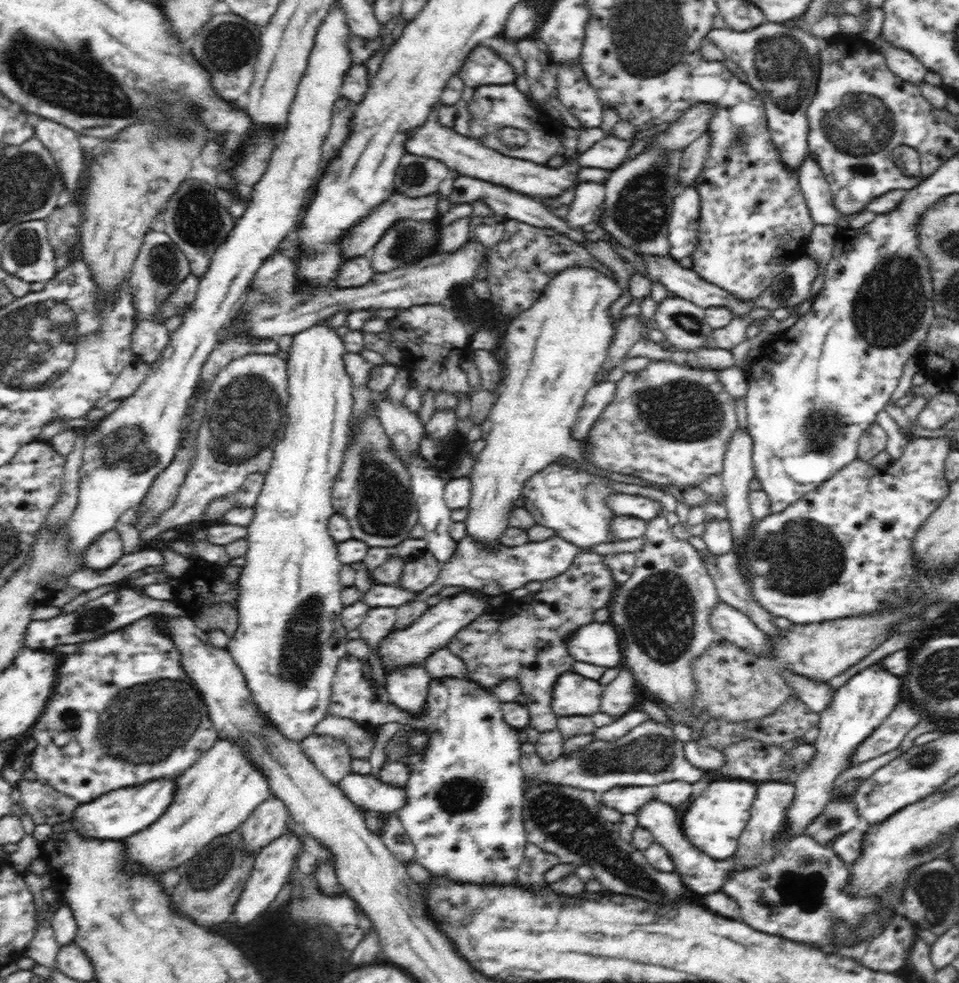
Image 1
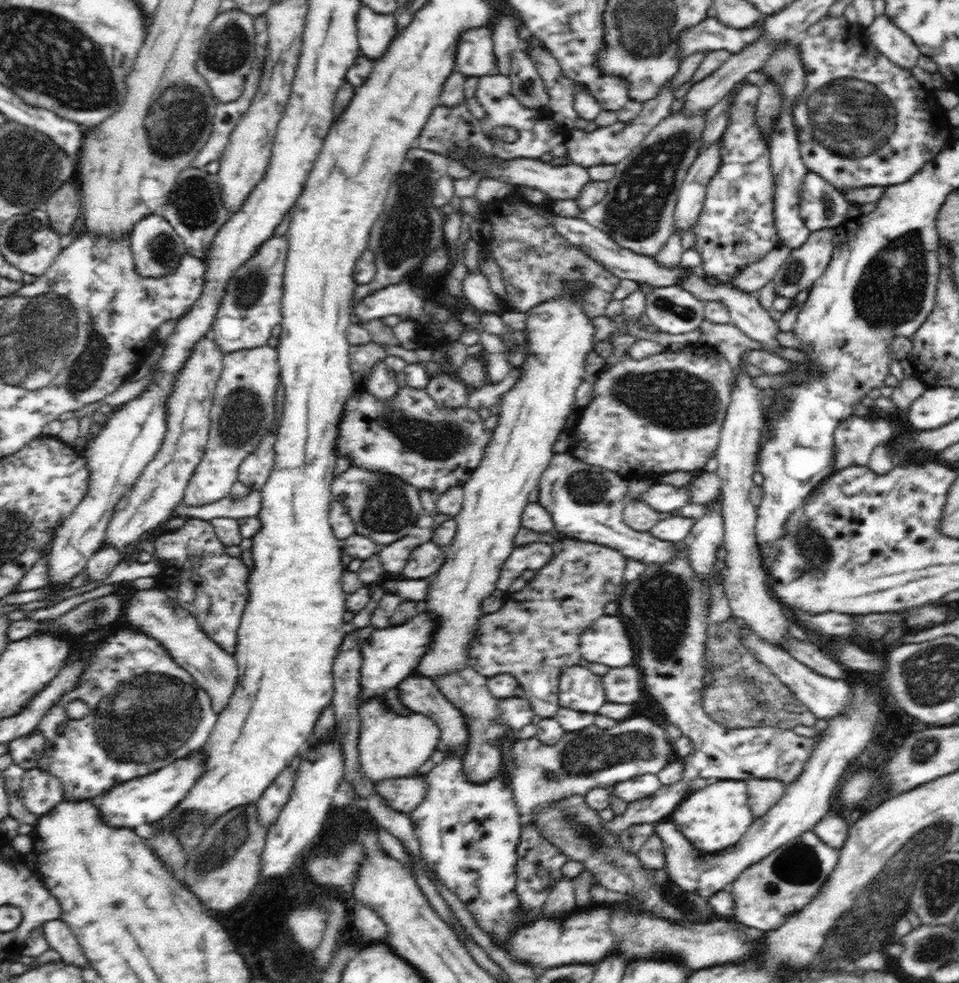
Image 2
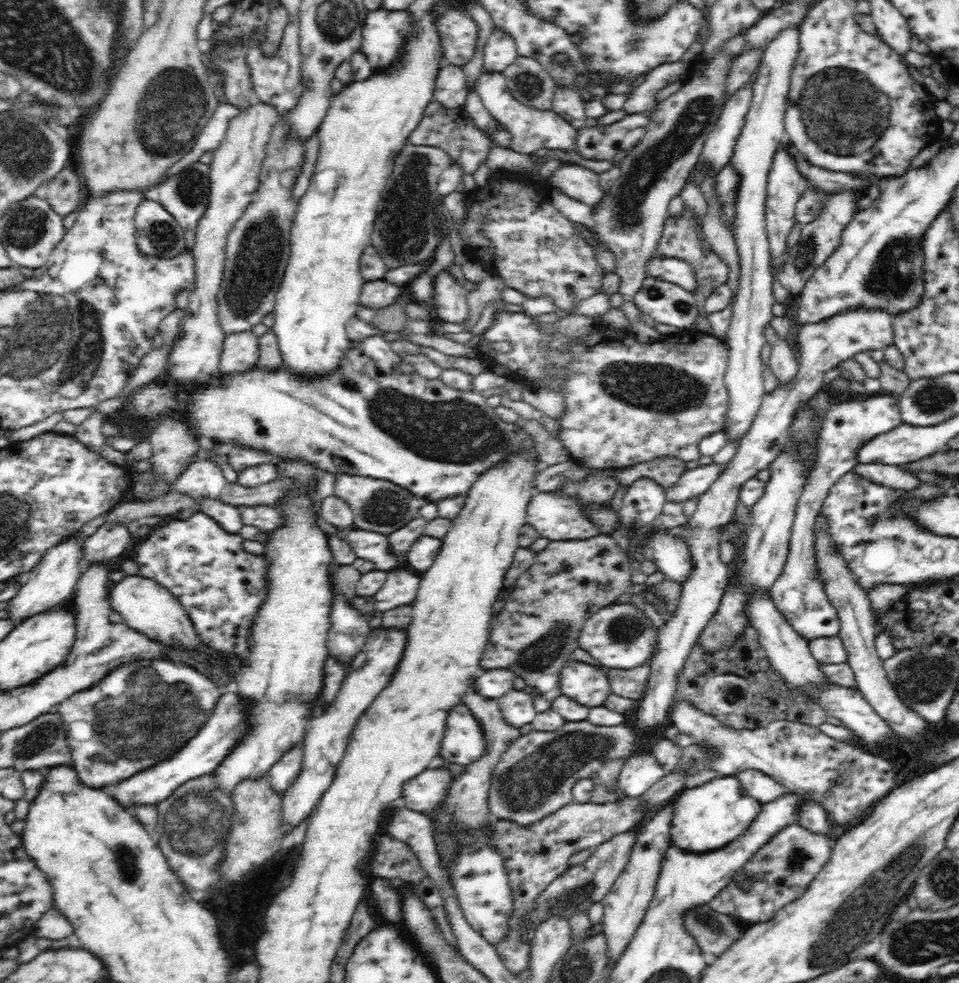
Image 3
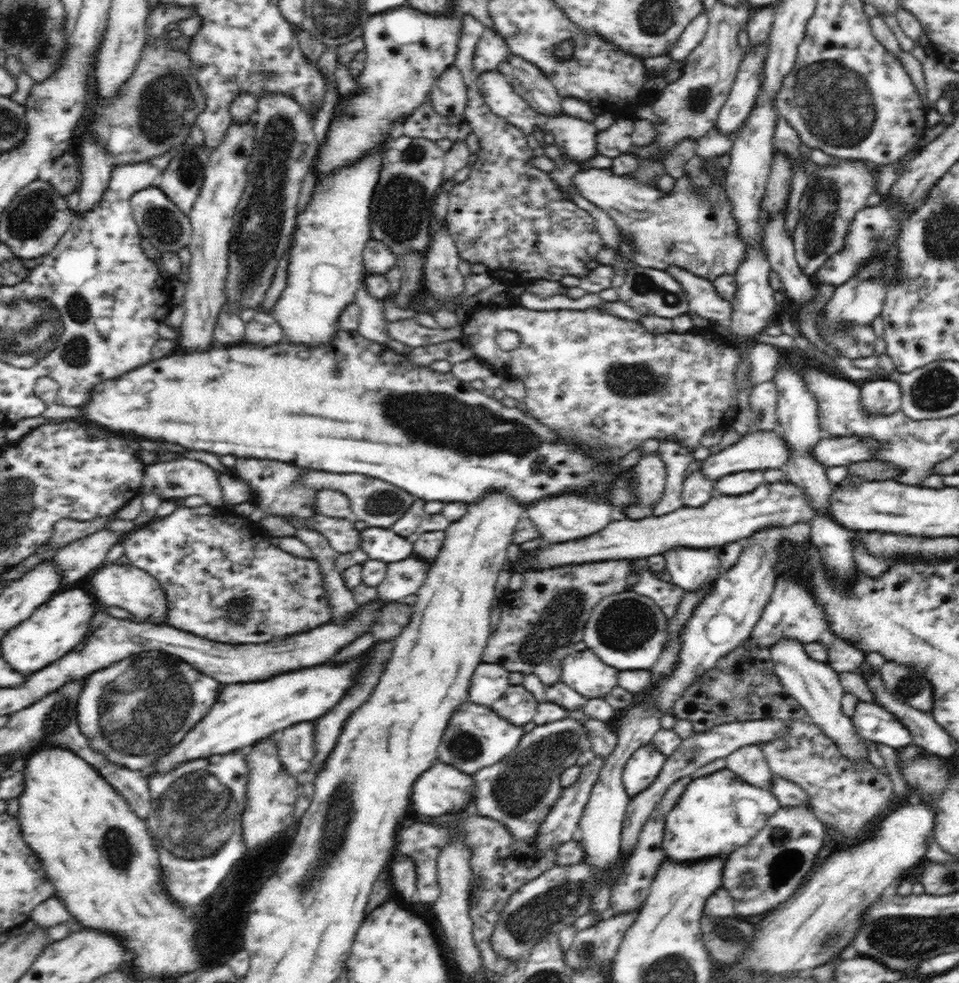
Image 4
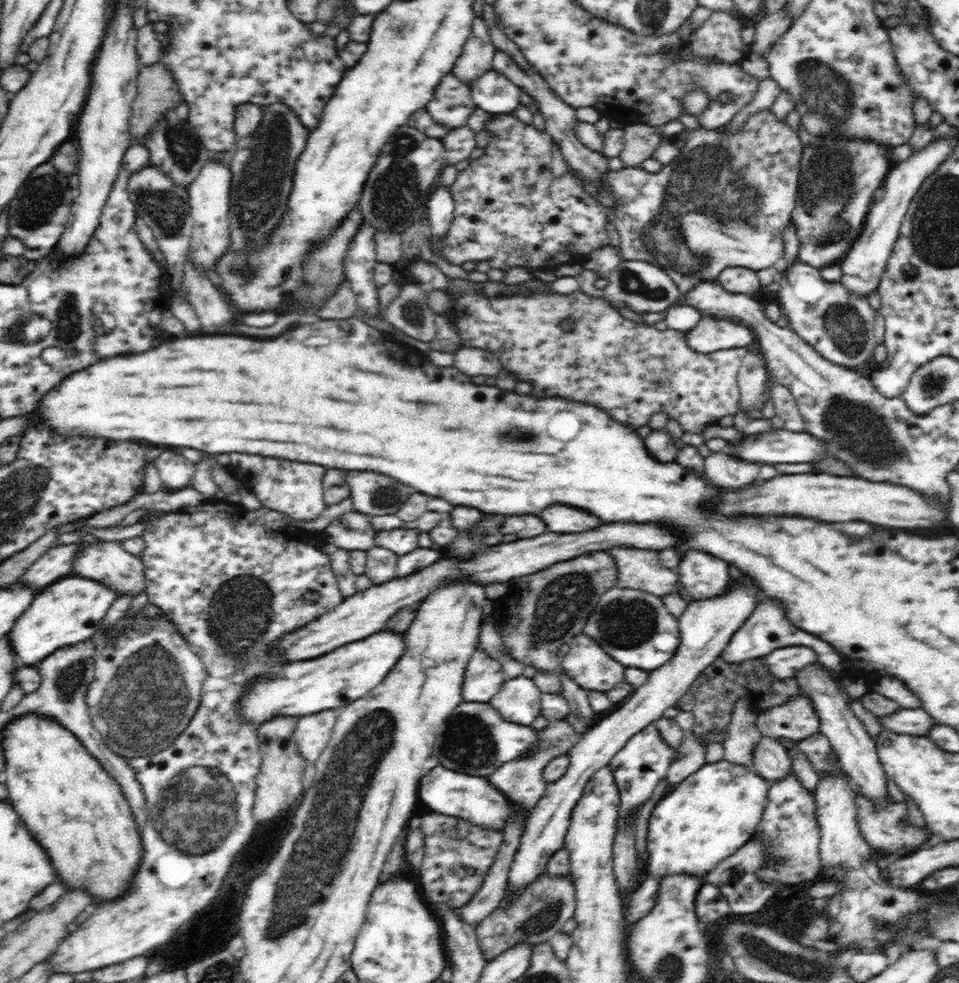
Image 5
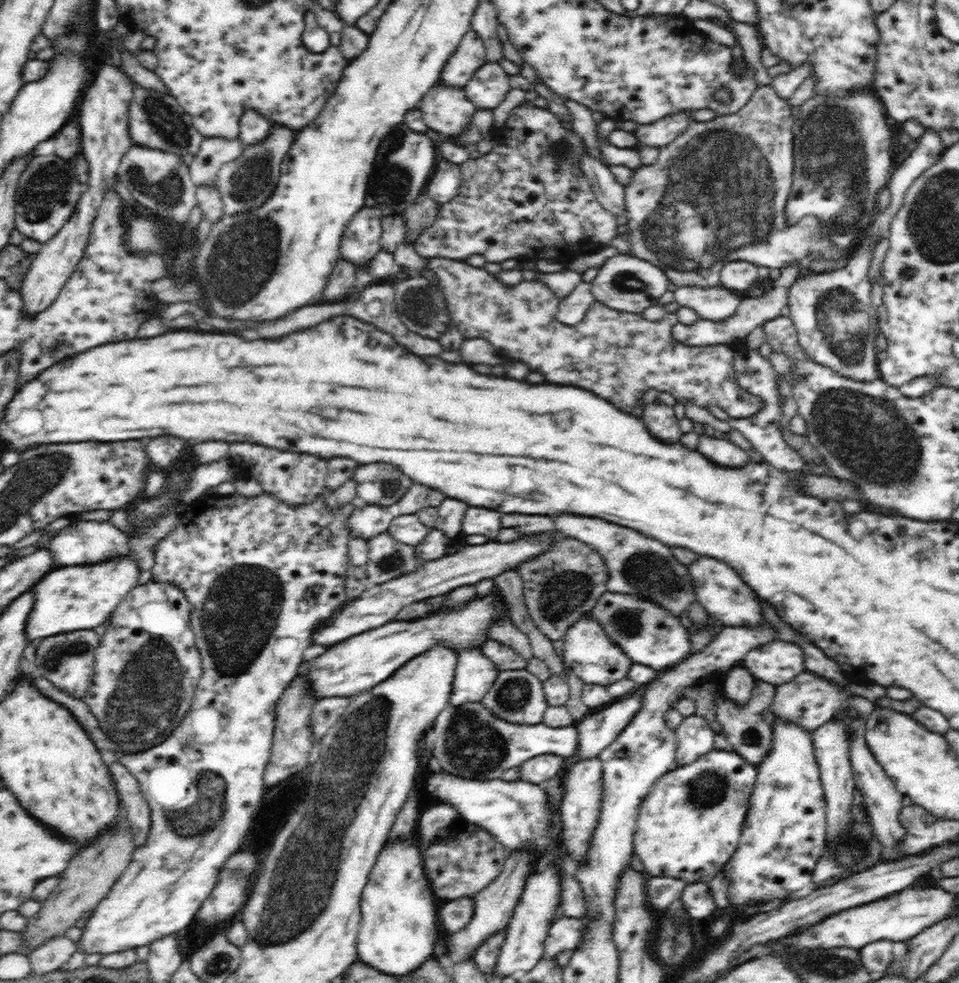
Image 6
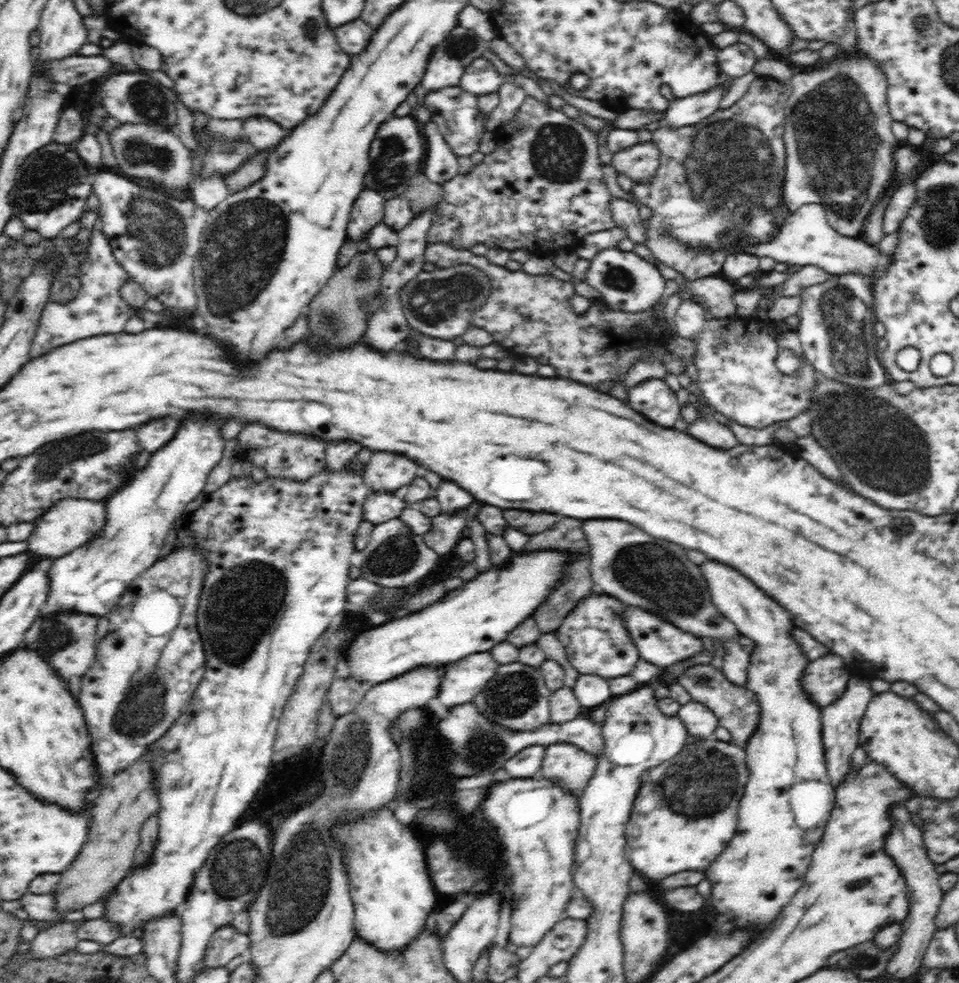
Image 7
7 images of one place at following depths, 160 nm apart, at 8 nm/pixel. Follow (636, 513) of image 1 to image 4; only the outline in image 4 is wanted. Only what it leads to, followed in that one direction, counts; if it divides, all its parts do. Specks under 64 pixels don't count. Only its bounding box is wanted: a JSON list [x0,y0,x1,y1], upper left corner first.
[701,430,790,480]

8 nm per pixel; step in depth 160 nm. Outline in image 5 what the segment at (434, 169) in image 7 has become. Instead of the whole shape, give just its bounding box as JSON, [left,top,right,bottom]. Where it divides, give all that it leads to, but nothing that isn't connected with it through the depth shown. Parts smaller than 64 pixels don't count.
[427,185,454,238]

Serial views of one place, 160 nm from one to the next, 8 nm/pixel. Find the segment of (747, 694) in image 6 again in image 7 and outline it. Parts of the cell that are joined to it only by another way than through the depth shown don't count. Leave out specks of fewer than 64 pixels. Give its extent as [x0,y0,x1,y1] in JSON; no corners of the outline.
[584,520,750,687]

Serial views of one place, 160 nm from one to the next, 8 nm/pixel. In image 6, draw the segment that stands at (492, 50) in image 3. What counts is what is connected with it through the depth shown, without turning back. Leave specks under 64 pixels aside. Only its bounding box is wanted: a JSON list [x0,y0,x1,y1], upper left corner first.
[439,28,486,87]

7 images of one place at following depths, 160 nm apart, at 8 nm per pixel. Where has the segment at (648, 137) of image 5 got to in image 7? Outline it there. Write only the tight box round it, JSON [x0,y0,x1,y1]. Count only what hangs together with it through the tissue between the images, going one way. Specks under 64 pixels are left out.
[661,84,730,128]

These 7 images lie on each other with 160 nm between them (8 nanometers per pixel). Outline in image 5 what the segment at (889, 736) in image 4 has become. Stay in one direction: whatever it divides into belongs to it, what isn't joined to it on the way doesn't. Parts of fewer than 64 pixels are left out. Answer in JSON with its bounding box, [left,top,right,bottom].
[878,707,937,736]

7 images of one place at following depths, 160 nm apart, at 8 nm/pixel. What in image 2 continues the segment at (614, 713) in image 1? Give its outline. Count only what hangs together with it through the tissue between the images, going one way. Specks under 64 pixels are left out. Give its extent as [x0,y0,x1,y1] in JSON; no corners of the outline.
[602,664,644,705]

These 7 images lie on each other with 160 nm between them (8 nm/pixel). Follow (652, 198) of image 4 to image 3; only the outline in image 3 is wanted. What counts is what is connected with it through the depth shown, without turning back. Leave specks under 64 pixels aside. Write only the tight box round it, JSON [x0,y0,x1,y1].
[548,164,730,312]

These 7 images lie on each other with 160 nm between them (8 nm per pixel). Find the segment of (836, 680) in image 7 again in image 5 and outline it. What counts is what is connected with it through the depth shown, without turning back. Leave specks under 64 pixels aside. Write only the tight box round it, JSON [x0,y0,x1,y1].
[755,691,820,742]

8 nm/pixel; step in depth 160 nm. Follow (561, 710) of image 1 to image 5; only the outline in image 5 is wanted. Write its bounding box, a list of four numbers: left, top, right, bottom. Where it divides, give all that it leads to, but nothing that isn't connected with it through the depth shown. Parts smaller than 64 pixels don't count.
[560,632,626,693]

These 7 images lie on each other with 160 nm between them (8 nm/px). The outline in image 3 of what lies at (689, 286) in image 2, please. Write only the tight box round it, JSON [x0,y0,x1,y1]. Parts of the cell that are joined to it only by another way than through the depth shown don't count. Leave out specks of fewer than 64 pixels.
[764,326,798,385]

